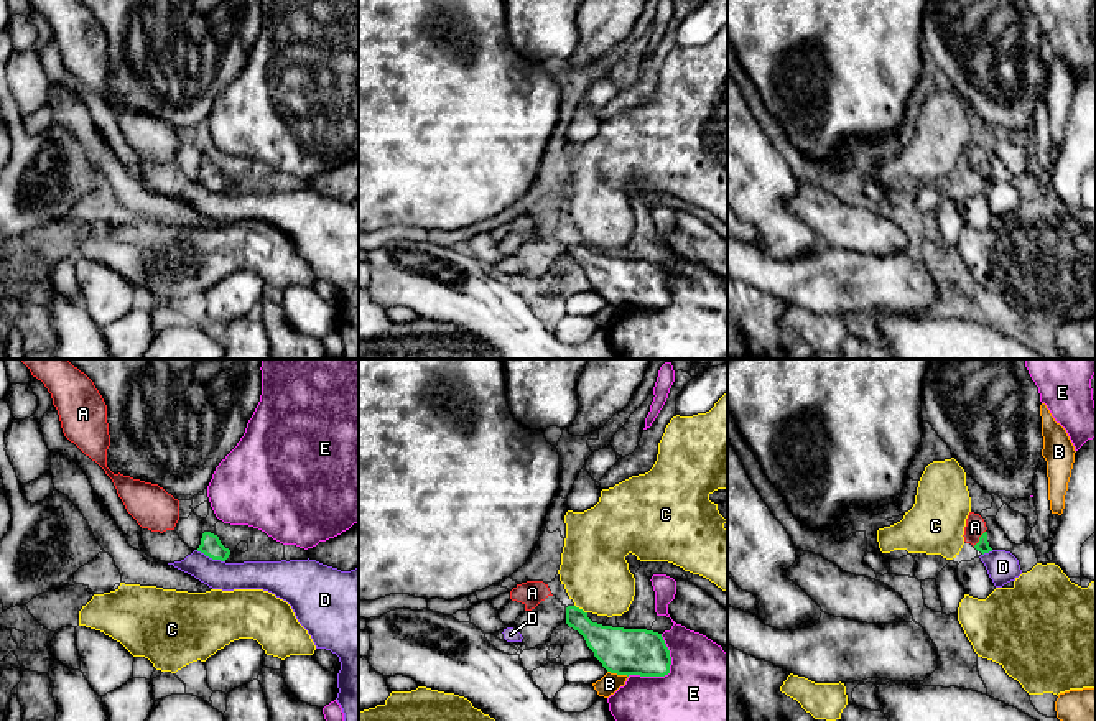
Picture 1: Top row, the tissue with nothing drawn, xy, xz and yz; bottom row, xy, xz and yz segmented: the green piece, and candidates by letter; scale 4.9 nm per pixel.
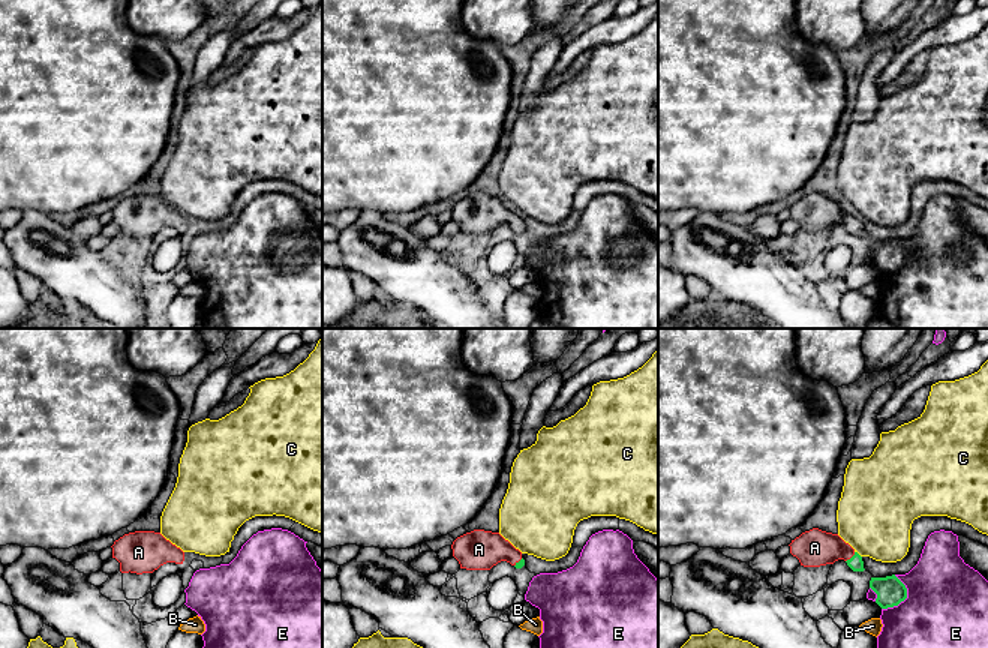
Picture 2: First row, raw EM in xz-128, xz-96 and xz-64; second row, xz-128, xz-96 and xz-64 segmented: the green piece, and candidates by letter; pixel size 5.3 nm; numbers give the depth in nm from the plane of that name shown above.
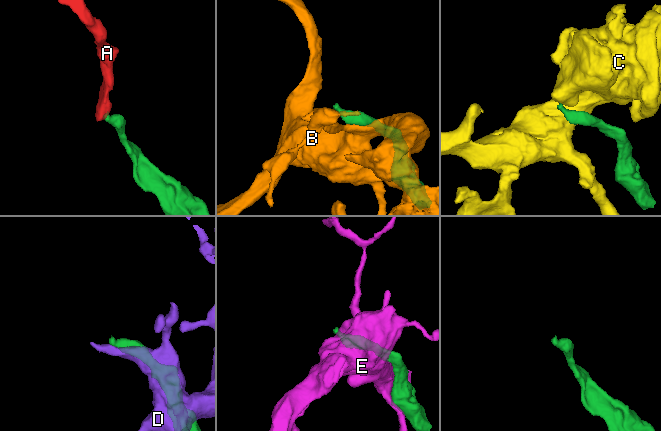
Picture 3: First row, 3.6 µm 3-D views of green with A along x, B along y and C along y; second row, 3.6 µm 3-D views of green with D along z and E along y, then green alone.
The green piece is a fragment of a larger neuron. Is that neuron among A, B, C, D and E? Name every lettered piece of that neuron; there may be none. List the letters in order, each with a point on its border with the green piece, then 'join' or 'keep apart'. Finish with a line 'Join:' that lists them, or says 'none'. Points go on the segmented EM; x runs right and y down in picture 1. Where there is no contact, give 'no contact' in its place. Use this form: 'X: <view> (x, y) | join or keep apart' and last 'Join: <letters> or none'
A: yz (979, 539) | join
B: xz (617, 674) | keep apart
C: xz (581, 609) | keep apart
D: xy (211, 557) | keep apart
E: xz (667, 674) | keep apart
Join: A

